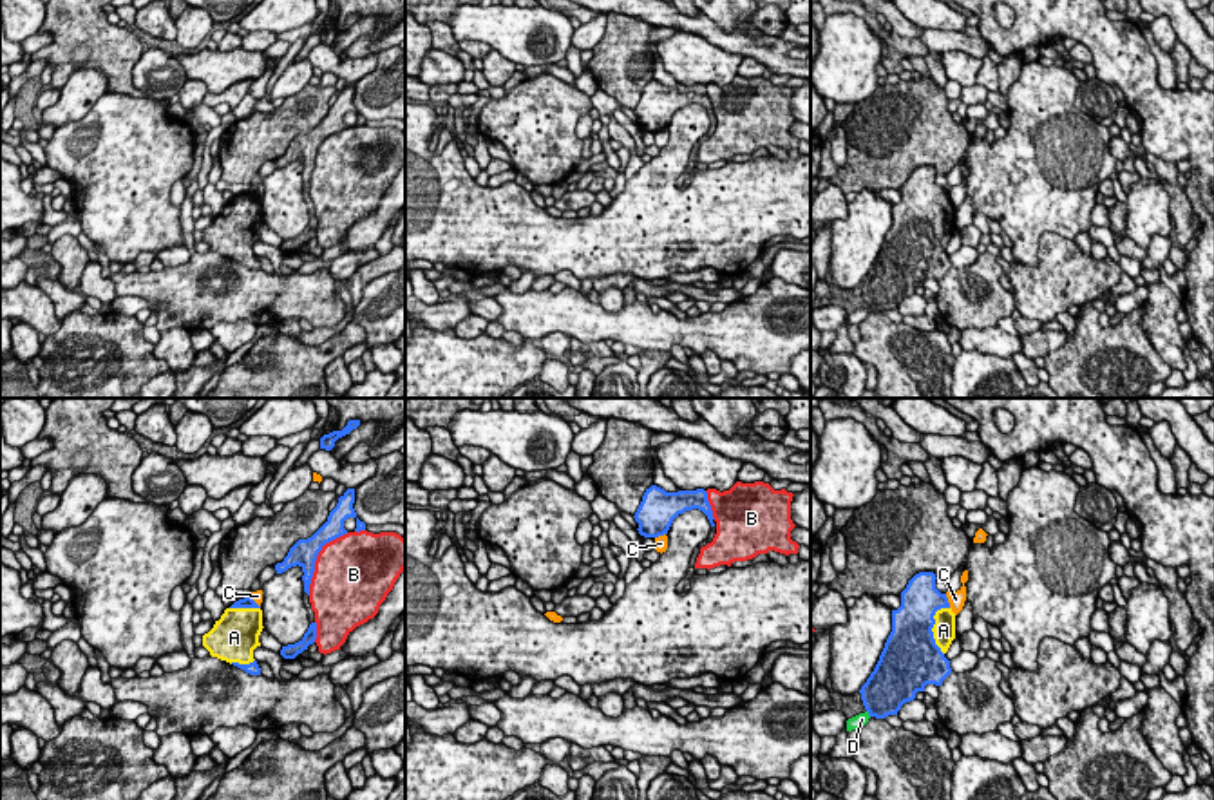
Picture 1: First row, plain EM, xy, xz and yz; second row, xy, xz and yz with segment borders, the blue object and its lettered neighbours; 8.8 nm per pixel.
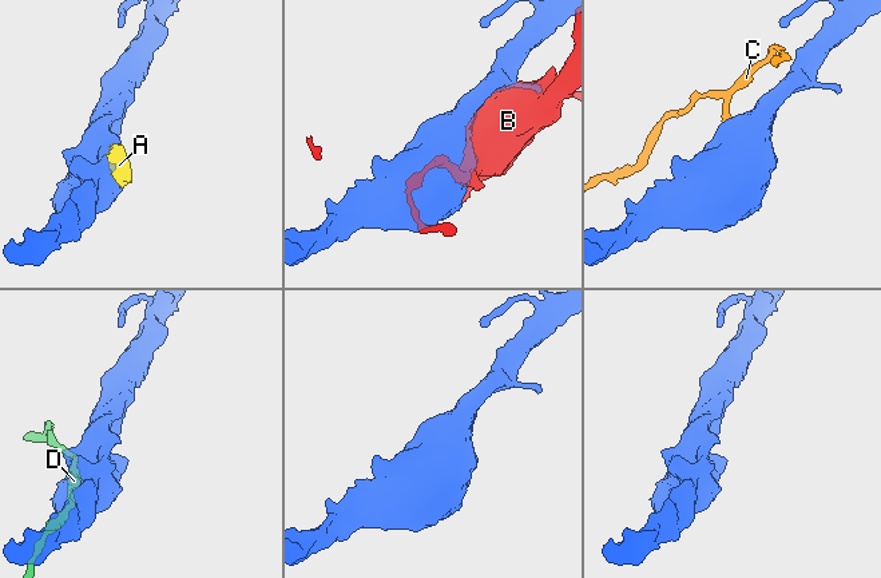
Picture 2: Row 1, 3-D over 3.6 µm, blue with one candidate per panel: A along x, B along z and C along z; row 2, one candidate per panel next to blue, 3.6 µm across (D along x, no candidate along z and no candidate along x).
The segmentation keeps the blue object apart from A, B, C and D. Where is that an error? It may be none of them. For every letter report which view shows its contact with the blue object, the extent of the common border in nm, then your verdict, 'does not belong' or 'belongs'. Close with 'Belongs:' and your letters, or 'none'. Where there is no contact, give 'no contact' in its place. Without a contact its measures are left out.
A: contact in yz; length 440 nm; belongs
B: contact in xy; length 650 nm; does not belong
C: contact in yz; length 140 nm; does not belong
D: contact in yz; length 70 nm; does not belong
Belongs: A

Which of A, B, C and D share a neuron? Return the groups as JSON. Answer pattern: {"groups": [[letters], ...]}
{"groups": [["A"], ["B"], ["C"], ["D"]]}

